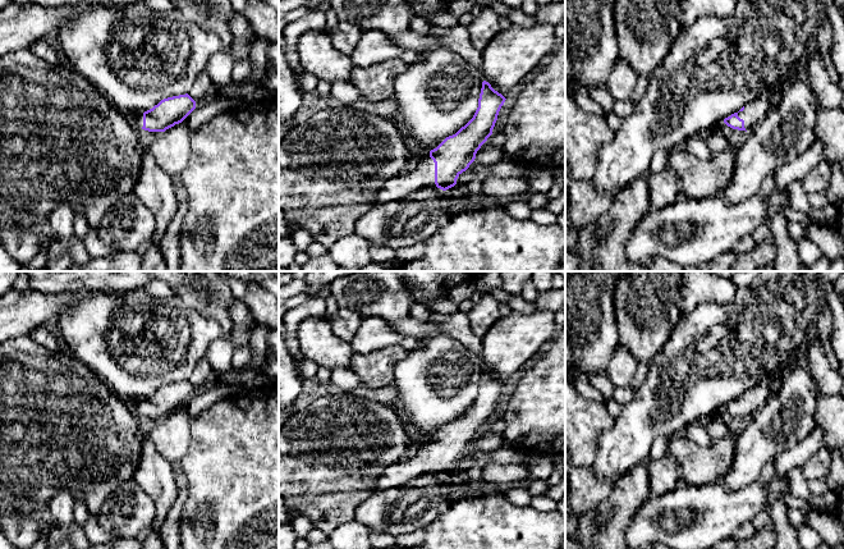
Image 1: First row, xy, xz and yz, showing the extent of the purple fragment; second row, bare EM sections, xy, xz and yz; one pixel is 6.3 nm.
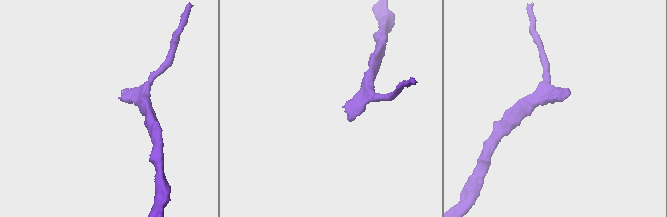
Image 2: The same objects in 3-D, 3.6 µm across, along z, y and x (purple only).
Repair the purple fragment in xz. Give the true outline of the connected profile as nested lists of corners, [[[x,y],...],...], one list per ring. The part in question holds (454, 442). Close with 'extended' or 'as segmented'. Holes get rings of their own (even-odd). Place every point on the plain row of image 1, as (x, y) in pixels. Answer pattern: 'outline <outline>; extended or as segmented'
outline [[[483,367],[473,404],[436,435],[426,438],[414,457],[389,466],[373,484],[370,495],[396,488],[426,473],[437,473],[442,477],[454,473],[458,463],[469,454],[477,438],[492,421],[505,386],[488,369]]]; extended

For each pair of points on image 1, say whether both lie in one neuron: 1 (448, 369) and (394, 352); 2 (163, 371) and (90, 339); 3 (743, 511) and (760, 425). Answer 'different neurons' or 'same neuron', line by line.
1: different neurons
2: same neuron
3: different neurons

